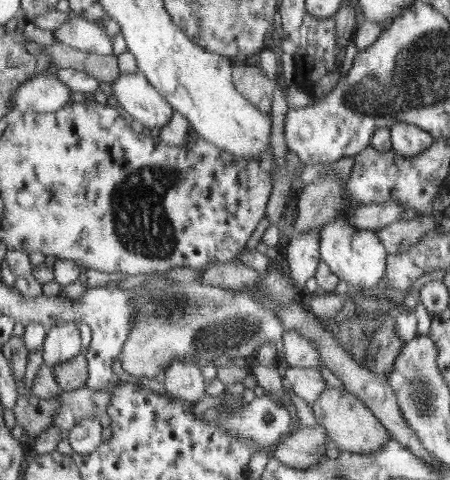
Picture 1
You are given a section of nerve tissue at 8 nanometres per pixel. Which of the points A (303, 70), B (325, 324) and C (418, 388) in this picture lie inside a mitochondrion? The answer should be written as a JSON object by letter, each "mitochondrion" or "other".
{"A":"other","B":"other","C":"mitochondrion"}

